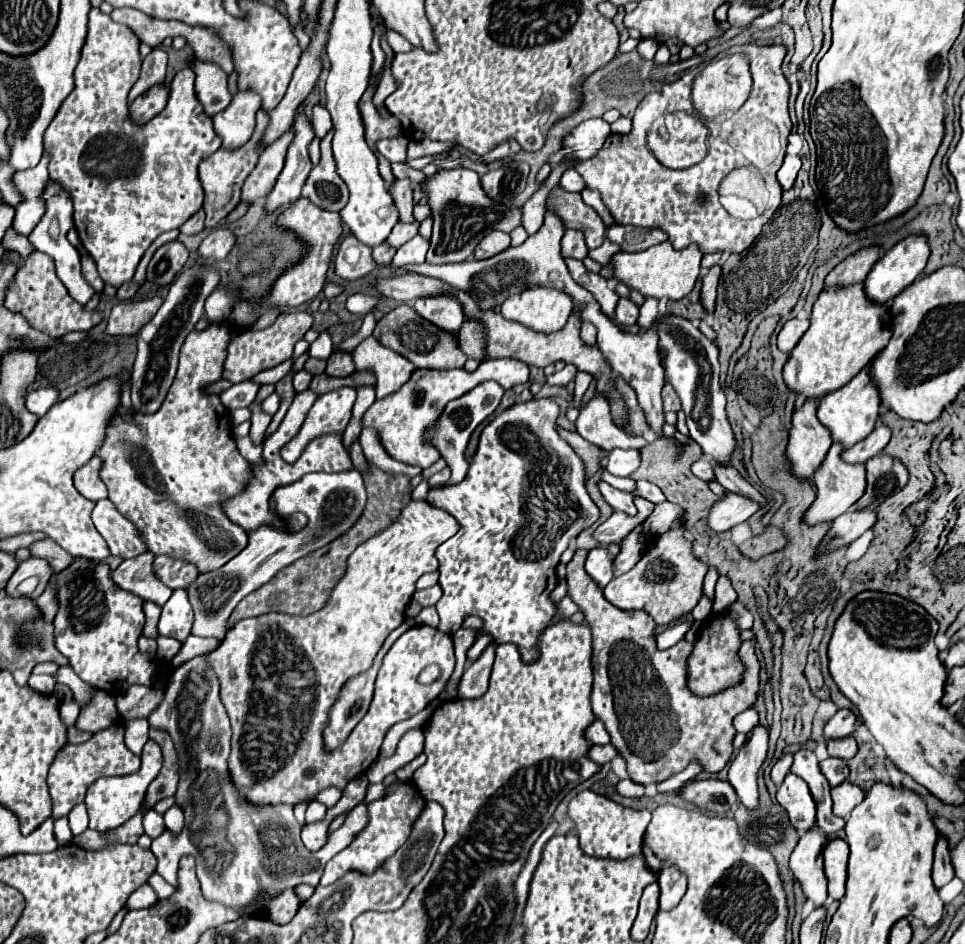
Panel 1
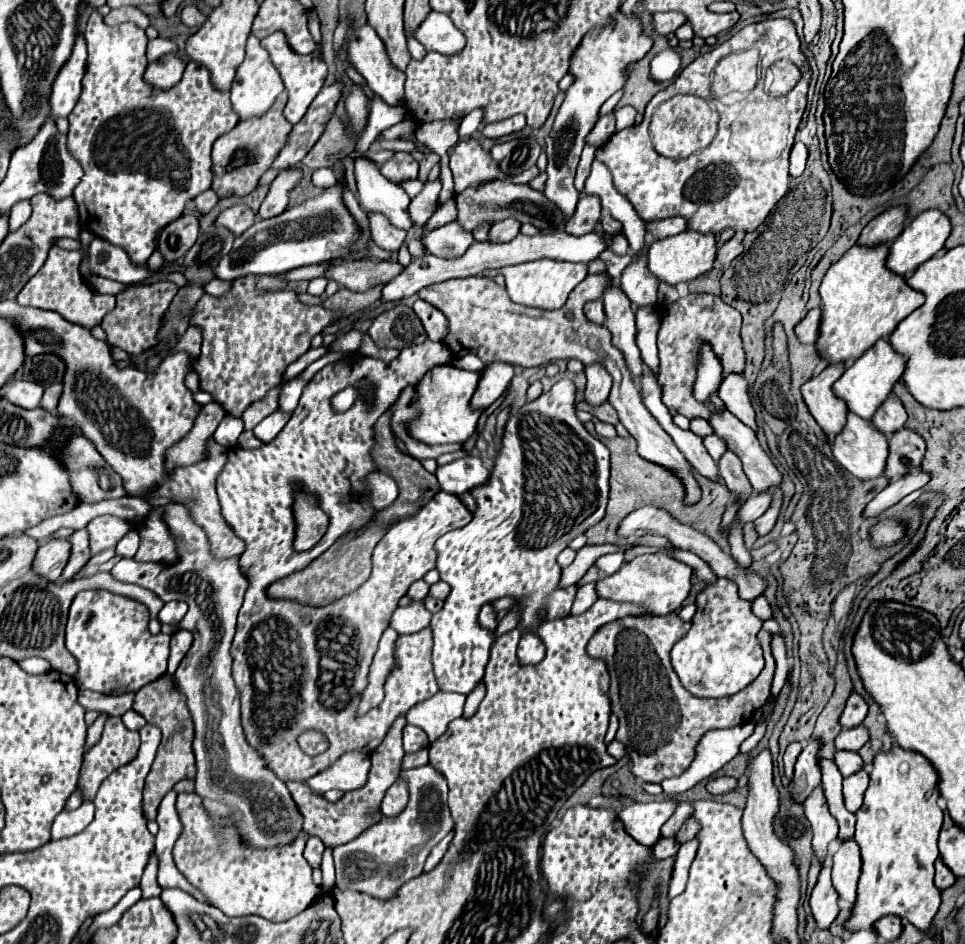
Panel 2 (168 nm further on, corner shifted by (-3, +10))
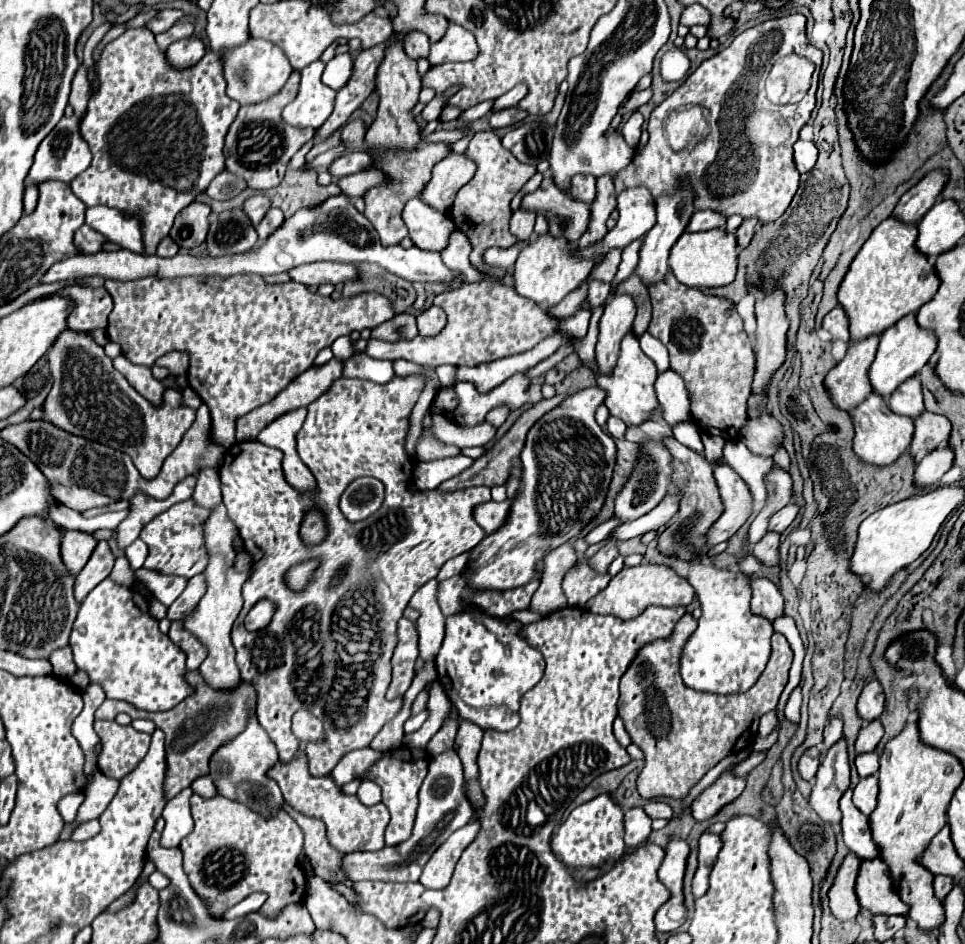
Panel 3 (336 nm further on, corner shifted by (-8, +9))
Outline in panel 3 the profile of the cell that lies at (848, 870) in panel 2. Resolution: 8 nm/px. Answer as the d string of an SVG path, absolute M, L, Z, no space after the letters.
M881 859L861 863L855 893L859 897L859 905L869 909L873 915L909 915L909 907L903 905L901 897L897 897L893 879L889 877L889 867Z

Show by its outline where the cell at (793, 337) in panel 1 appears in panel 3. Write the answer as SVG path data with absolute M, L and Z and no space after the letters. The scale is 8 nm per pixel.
M835 307L831 313L825 315L823 329L829 331L833 335L833 339L841 339L841 341L849 343L849 321L841 307Z

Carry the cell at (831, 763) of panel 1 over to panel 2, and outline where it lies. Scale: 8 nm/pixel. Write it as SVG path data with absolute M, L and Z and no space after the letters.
M836 750L834 754L834 764L838 766L840 774L846 778L854 772L858 772L862 768L862 758L858 752L842 752L842 750Z

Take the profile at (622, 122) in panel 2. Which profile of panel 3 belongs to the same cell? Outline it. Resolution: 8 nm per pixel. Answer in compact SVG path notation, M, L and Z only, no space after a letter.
M635 111L635 113L627 119L627 123L623 125L623 129L621 129L621 133L623 133L627 145L631 145L633 149L635 149L637 143L639 143L639 137L641 137L641 125L643 125L643 117L641 117L639 111Z

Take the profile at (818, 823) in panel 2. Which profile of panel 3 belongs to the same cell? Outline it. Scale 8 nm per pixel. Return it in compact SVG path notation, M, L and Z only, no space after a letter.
M841 737L823 757L821 767L815 777L815 787L809 799L809 805L817 811L817 815L829 823L841 819L839 799L845 789L851 785L849 777L849 757L847 757L847 741Z

